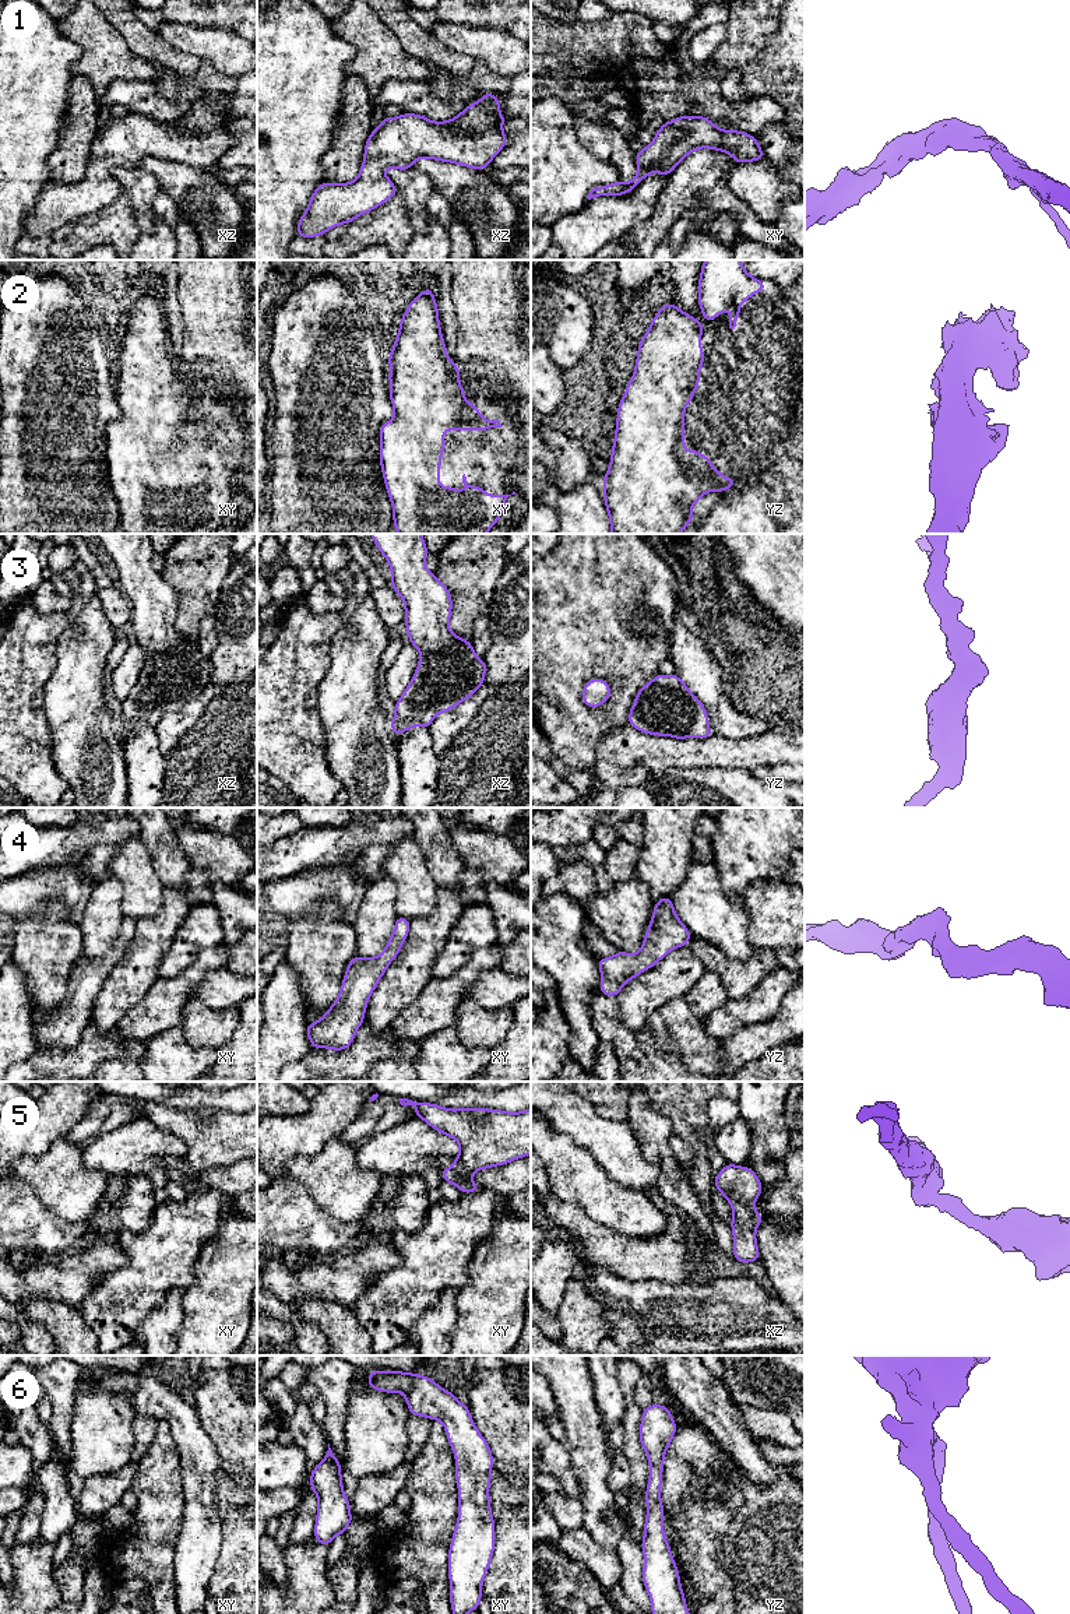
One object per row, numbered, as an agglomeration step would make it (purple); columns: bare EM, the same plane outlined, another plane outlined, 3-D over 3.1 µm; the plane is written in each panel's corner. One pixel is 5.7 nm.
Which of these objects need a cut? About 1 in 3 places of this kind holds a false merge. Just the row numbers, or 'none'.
none

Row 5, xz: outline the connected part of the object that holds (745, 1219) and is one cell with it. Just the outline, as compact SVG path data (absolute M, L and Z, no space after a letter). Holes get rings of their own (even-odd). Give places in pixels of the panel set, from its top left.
M728 1163L714 1179L714 1185L732 1205L732 1255L739 1263L760 1260L756 1228L763 1216L753 1206L763 1191L760 1178L747 1167Z

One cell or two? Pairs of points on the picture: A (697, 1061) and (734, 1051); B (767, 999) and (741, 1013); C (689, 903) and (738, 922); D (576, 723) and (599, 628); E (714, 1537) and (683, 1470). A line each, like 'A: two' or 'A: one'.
A: two
B: one
C: one
D: one
E: one

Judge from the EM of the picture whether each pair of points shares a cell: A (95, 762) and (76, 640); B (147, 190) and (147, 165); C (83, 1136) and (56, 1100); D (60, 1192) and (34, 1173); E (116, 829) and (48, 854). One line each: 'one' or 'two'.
A: one
B: two
C: two
D: one
E: one

